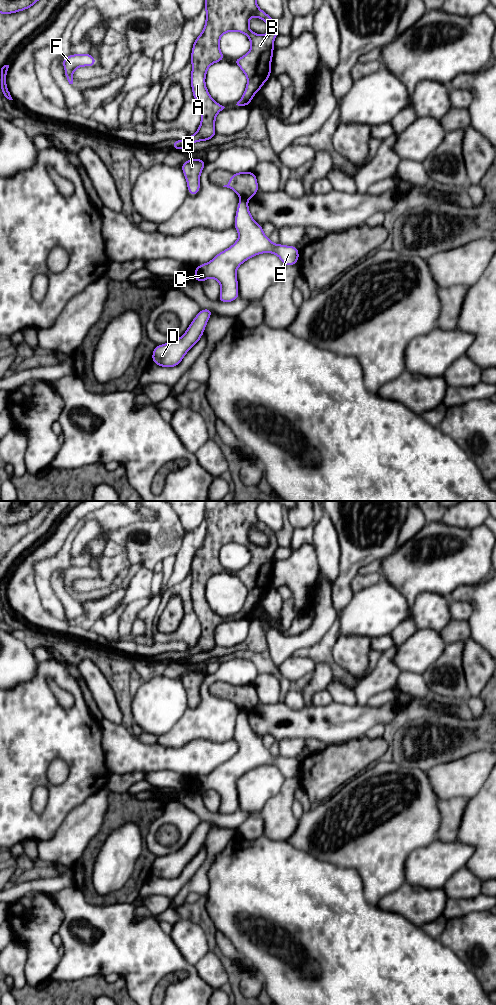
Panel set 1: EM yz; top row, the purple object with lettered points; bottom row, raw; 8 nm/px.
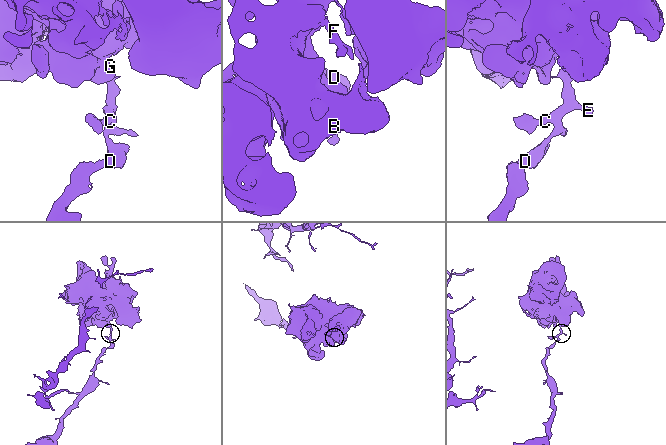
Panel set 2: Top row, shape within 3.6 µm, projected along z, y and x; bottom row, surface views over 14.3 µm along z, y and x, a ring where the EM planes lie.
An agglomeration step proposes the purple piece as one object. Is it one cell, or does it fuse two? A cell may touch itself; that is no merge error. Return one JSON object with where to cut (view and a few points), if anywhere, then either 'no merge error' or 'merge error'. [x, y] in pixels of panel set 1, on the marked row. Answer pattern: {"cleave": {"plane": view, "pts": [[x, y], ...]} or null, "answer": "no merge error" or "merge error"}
{"cleave": {"plane": "yz", "pts": [[240, 198], [246, 200]]}, "answer": "merge error"}

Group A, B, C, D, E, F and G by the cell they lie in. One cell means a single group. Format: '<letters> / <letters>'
A B F G / C D E

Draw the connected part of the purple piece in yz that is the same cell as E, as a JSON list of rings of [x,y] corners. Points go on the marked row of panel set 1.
[[[241,198],[239,201],[234,227],[239,234],[238,240],[231,247],[217,254],[210,262],[197,266],[194,271],[194,279],[200,283],[208,278],[215,278],[220,283],[221,291],[218,302],[232,302],[239,297],[236,271],[243,262],[251,257],[261,253],[274,253],[281,259],[285,266],[297,265],[299,258],[299,251],[296,246],[273,244],[270,239],[265,236],[263,226],[256,223],[252,218],[246,199]]]

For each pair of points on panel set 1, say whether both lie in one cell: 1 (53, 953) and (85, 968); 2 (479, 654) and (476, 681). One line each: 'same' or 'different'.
1: different
2: same

